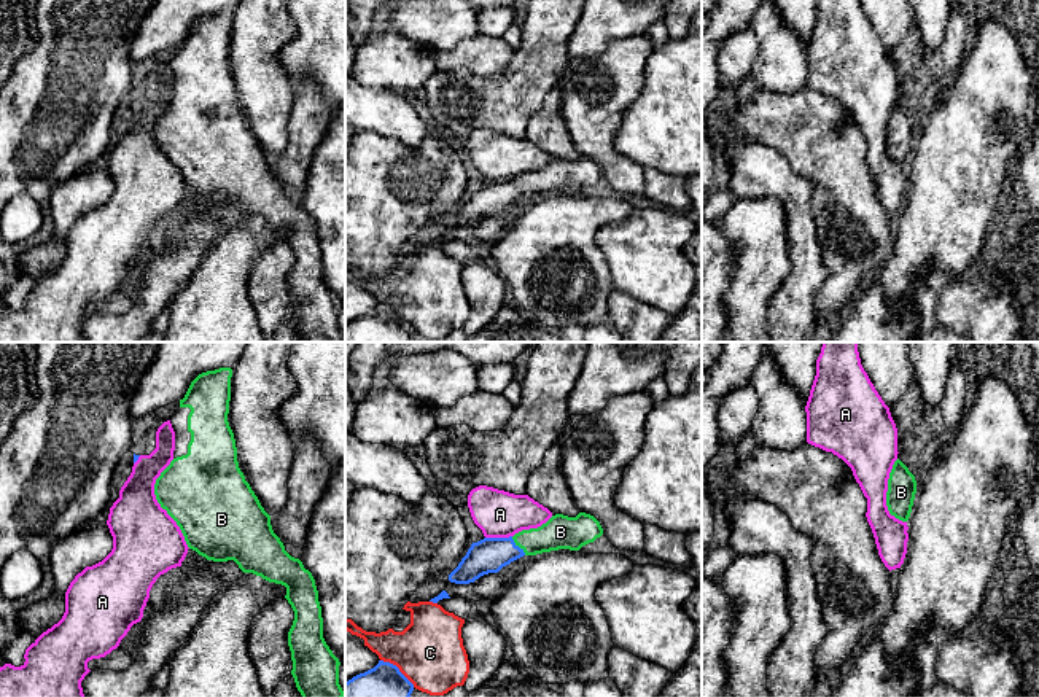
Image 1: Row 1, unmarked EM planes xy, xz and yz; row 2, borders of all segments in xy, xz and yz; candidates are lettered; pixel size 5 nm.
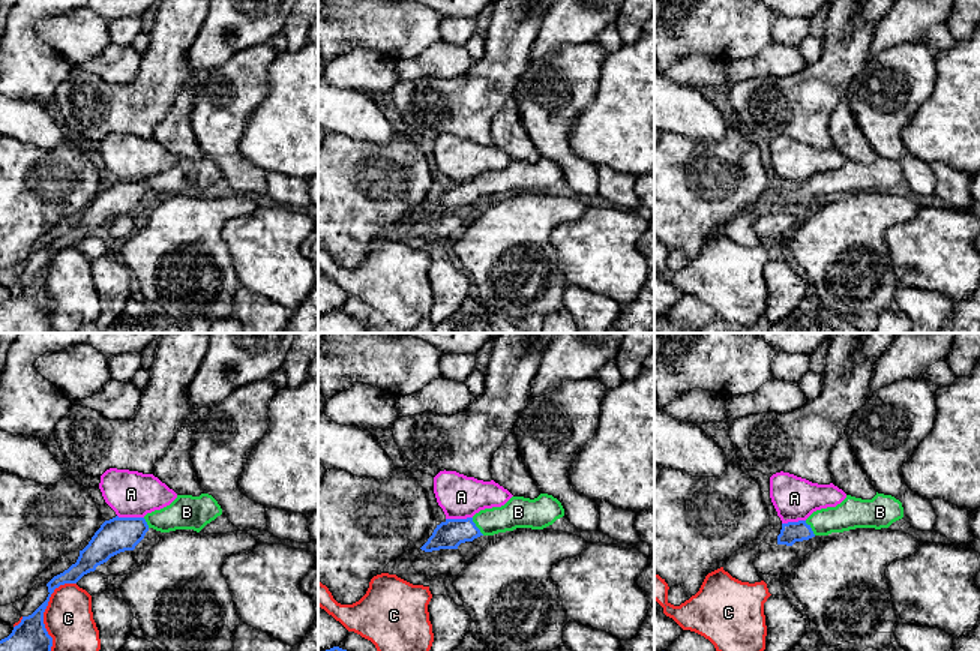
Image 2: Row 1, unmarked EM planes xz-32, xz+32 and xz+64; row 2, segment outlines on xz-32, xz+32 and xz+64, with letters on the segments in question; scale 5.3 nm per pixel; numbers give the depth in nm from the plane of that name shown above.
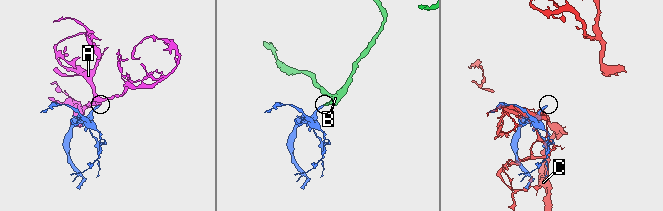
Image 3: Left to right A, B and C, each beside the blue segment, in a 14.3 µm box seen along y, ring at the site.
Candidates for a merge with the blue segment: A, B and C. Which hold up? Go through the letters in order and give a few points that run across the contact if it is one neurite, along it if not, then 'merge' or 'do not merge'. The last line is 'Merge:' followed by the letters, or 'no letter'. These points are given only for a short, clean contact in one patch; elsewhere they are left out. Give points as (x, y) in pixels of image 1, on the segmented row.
A: line xz (511, 535), (486, 538); do not merge
B: line xz (487, 556), (517, 546), (560, 532); merge
C: do not merge
Merge: B

